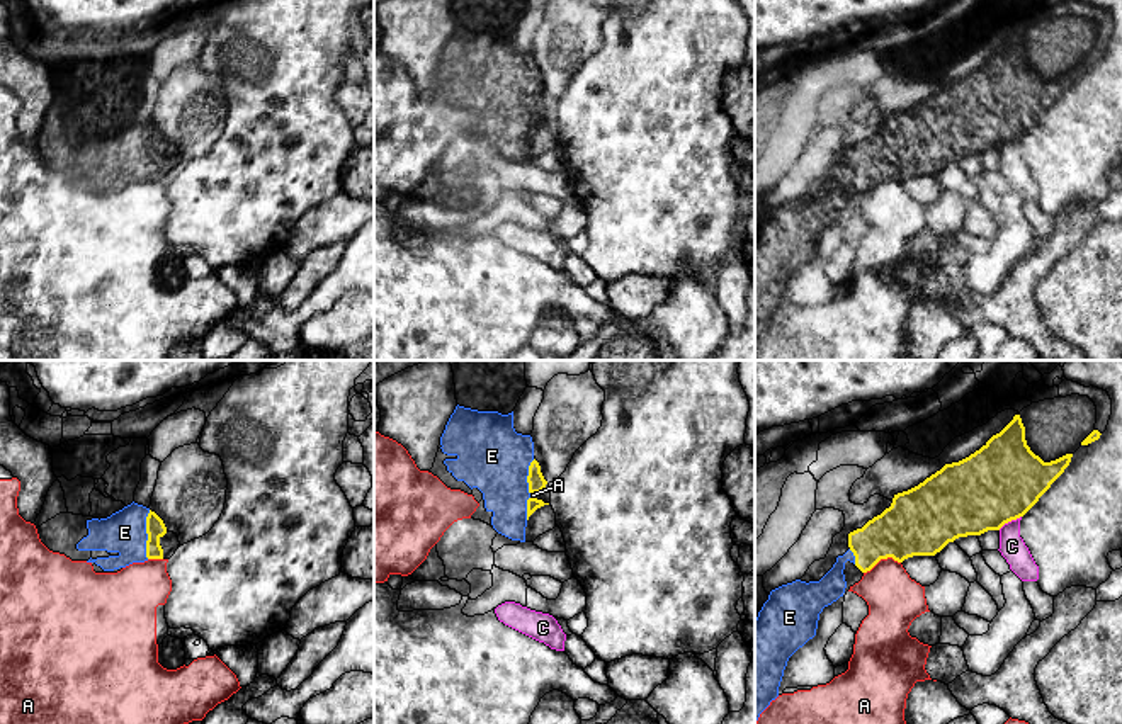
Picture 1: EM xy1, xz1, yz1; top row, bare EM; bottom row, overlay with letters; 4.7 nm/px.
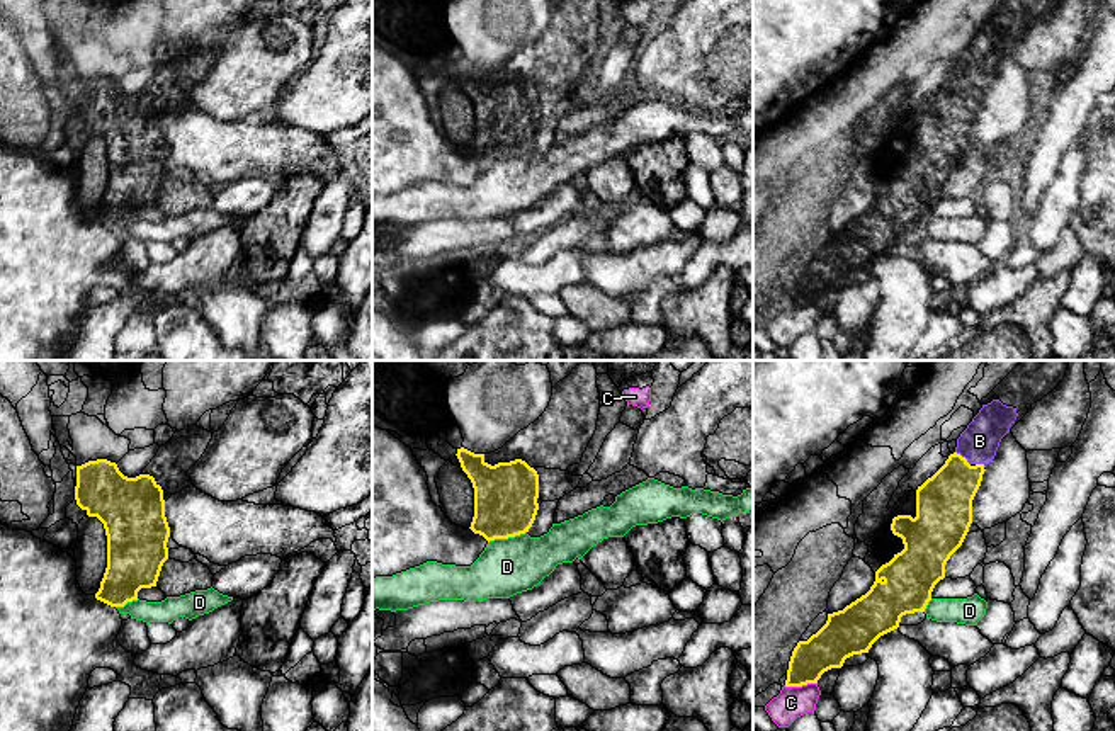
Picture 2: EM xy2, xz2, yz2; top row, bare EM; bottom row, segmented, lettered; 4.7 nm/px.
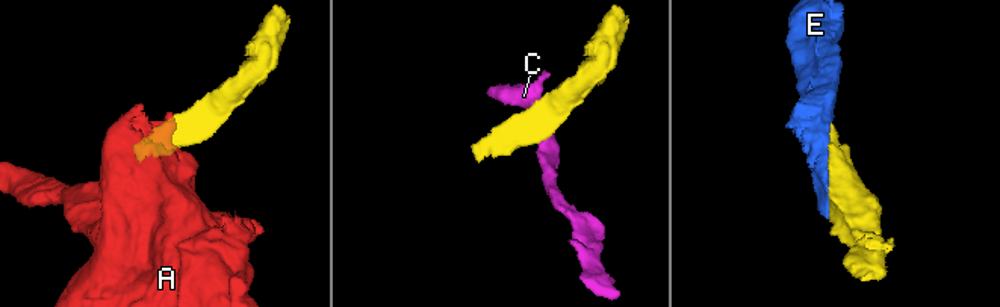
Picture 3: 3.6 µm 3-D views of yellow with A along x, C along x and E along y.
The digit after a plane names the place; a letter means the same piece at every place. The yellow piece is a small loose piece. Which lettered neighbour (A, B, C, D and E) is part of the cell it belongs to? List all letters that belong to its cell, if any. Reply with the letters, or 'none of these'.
B, E

